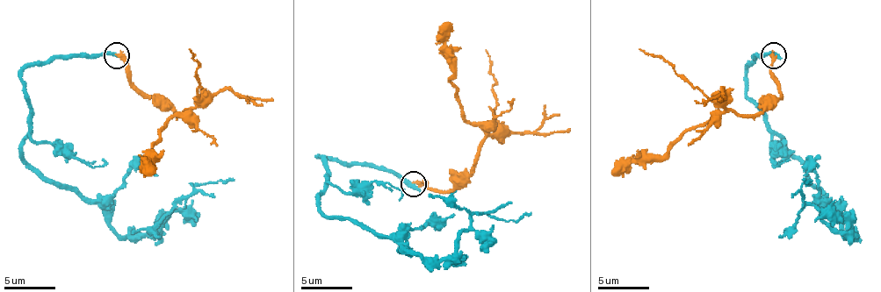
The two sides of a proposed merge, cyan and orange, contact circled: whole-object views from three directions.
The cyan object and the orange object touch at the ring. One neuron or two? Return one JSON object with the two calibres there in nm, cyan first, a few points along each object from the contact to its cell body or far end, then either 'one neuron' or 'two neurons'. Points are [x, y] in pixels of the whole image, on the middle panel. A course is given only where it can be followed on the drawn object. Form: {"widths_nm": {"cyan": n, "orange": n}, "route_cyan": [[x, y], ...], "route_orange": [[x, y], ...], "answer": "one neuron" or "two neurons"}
{"widths_nm": {"cyan": 400, "orange": 320}, "route_cyan": [[414, 183], [318, 157], [318, 206], [328, 217], [424, 258], [450, 255], [473, 214], [517, 222], [530, 211]], "route_orange": [[414, 183], [447, 191], [473, 165], [484, 131], [465, 118], [450, 80], [452, 23]], "answer": "two neurons"}

